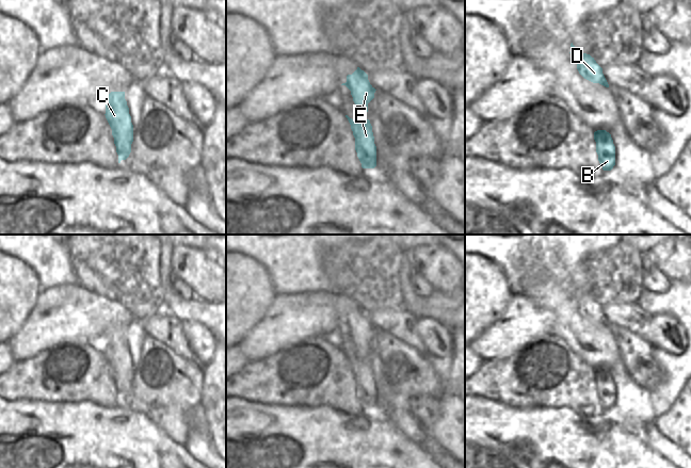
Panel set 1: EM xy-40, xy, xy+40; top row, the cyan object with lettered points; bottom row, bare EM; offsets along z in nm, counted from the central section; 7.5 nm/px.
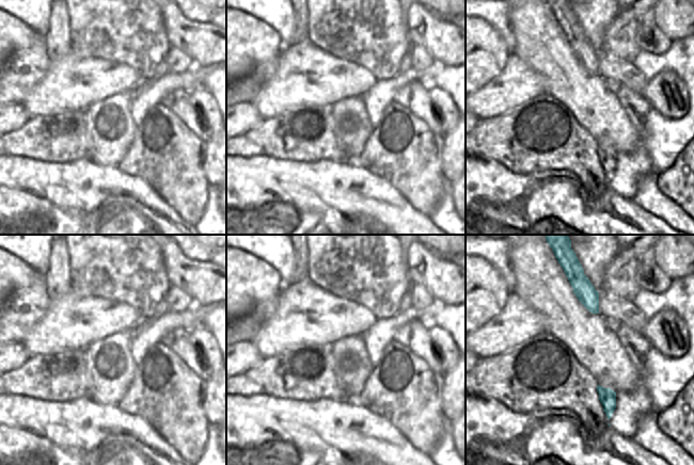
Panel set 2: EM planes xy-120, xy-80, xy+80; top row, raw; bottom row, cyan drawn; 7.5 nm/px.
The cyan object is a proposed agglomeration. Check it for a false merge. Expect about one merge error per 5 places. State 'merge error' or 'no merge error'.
no merge error

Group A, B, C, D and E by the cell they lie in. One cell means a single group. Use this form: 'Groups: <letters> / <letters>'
Groups: A B C D E.

